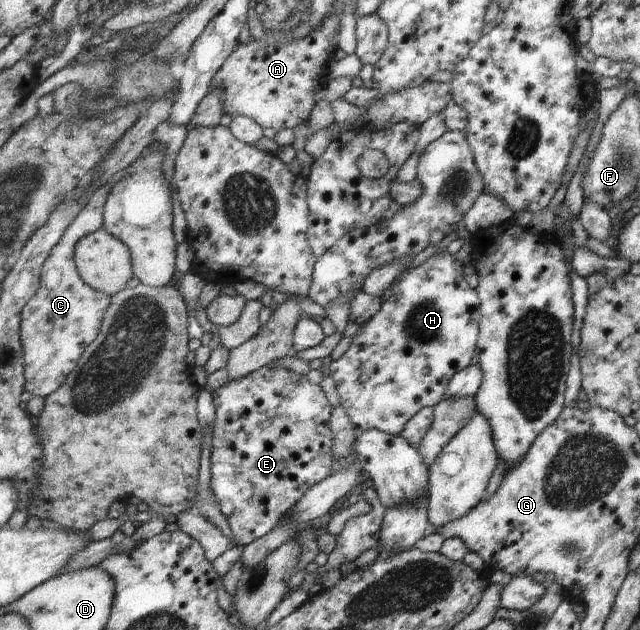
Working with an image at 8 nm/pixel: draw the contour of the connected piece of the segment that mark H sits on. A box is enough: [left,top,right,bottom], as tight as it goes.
[325,251,480,435]

